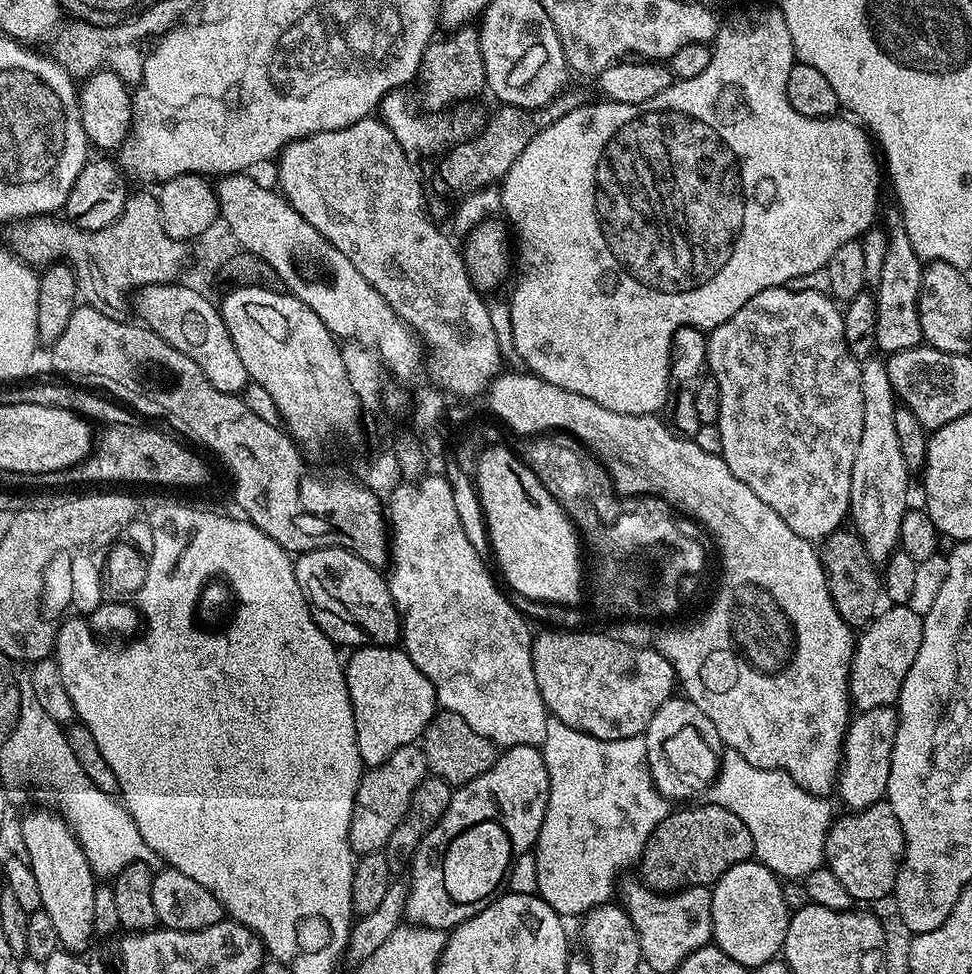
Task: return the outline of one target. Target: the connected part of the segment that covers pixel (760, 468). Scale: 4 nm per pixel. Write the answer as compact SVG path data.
M771 288L762 290L762 294L754 294L734 318L722 322L718 327L707 333L708 358L707 371L718 382L718 390L722 394L722 406L720 407L720 433L722 434L722 450L720 455L724 457L726 466L730 466L730 474L738 478L738 482L746 482L794 534L798 534L803 540L813 542L823 541L845 523L849 515L848 499L850 498L850 478L854 470L854 458L858 454L858 442L862 438L862 390L860 389L860 364L850 354L844 337L844 313L838 307L837 301L831 295L814 290L790 290L783 288Z

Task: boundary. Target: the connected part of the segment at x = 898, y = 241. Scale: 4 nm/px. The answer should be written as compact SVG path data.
M899 215L890 217L888 224L896 229L887 233L888 245L886 246L885 264L882 266L879 280L874 284L876 346L881 353L884 351L884 354L921 347L924 339L918 314L918 302L920 301L920 287L925 265L918 258L914 246L910 246L910 238L901 227L901 217Z

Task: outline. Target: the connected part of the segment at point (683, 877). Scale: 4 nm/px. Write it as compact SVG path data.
M701 802L697 808L688 807L692 806L681 807L684 808L681 812L669 811L667 818L658 822L638 861L639 879L647 888L652 888L655 892L665 894L678 892L681 888L693 888L696 884L711 886L722 874L726 874L726 870L730 870L730 866L740 864L743 860L753 859L752 835L750 830L746 830L746 822L742 822L738 814L730 814L730 810L707 802Z

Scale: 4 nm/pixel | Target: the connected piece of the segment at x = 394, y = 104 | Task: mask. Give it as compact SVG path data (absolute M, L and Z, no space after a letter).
M404 90L387 92L380 100L378 116L384 121L390 134L394 134L394 138L398 138L398 146L402 146L402 150L413 157L428 156L431 152L447 153L449 148L476 135L482 127L482 116L480 120L479 110L468 108L472 106L453 107L443 113L445 116L441 120L431 120L428 116L420 116L421 105L419 103L416 105L406 93L407 91Z

